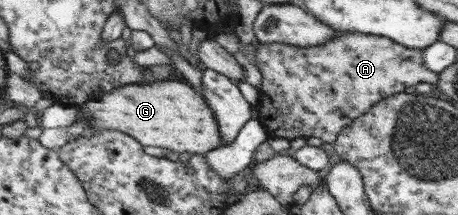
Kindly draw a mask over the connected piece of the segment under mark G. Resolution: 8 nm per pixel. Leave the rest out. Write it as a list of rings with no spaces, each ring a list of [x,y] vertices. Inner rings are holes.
[[[162,80],[157,81],[157,83],[151,83],[151,85],[133,83],[115,87],[111,91],[93,91],[91,99],[75,105],[75,108],[77,108],[75,122],[79,118],[85,118],[87,124],[89,124],[89,129],[79,136],[88,137],[93,132],[99,132],[99,130],[117,130],[136,139],[143,148],[162,147],[178,154],[185,151],[185,153],[201,154],[202,156],[207,151],[221,146],[221,136],[219,136],[219,128],[217,128],[217,122],[213,118],[213,112],[205,104],[201,93],[192,88],[184,80]]]

